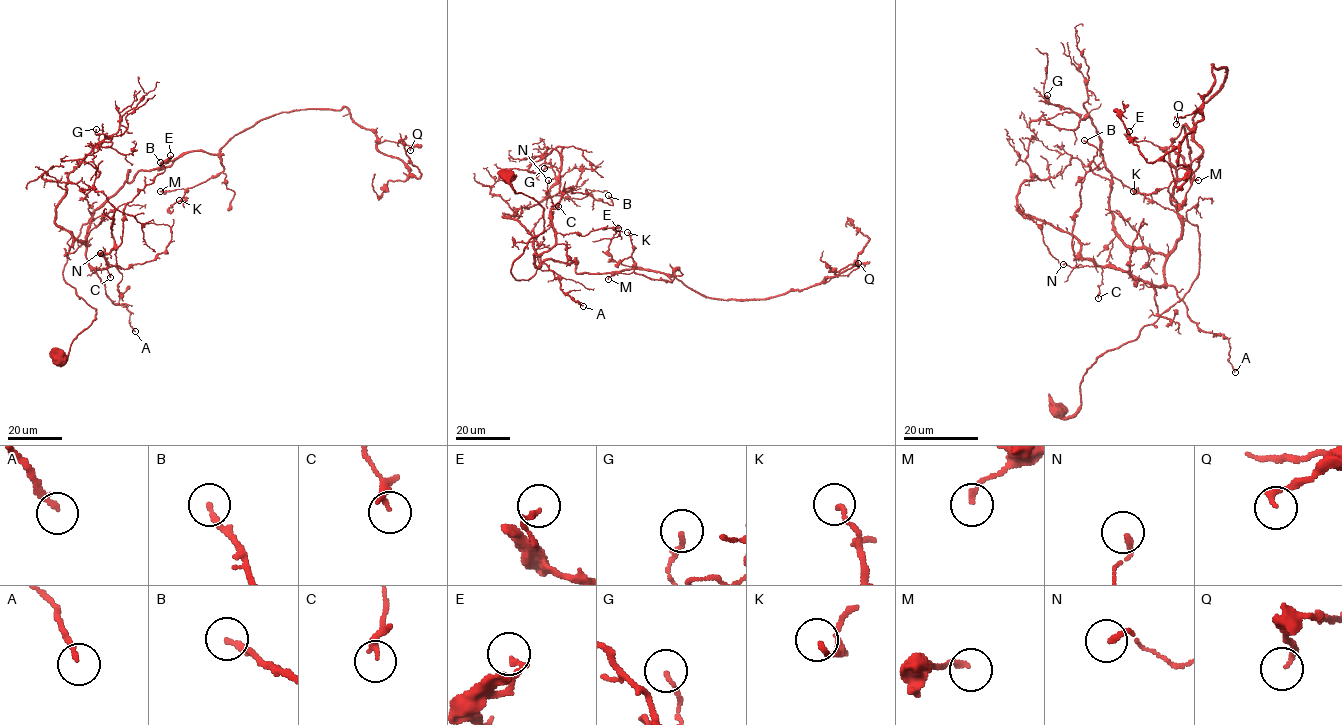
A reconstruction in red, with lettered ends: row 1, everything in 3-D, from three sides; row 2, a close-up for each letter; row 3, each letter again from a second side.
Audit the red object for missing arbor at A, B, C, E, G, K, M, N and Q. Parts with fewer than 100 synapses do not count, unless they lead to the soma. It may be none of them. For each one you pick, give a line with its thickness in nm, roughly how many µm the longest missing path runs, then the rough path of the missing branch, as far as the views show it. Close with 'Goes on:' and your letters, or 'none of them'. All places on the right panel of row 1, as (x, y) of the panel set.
Goes on: none of them

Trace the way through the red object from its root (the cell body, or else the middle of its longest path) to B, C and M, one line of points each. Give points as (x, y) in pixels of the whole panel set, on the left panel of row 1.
B: (59, 359), (96, 314), (63, 277), (71, 242), (89, 219), (86, 259), (105, 268), (124, 206), (160, 162)
C: (59, 359), (95, 319), (63, 275), (89, 219), (86, 261), (105, 268), (103, 255), (110, 277)
M: (59, 359), (95, 319), (63, 275), (82, 225), (129, 170), (128, 182), (187, 152), (220, 159), (160, 191)

